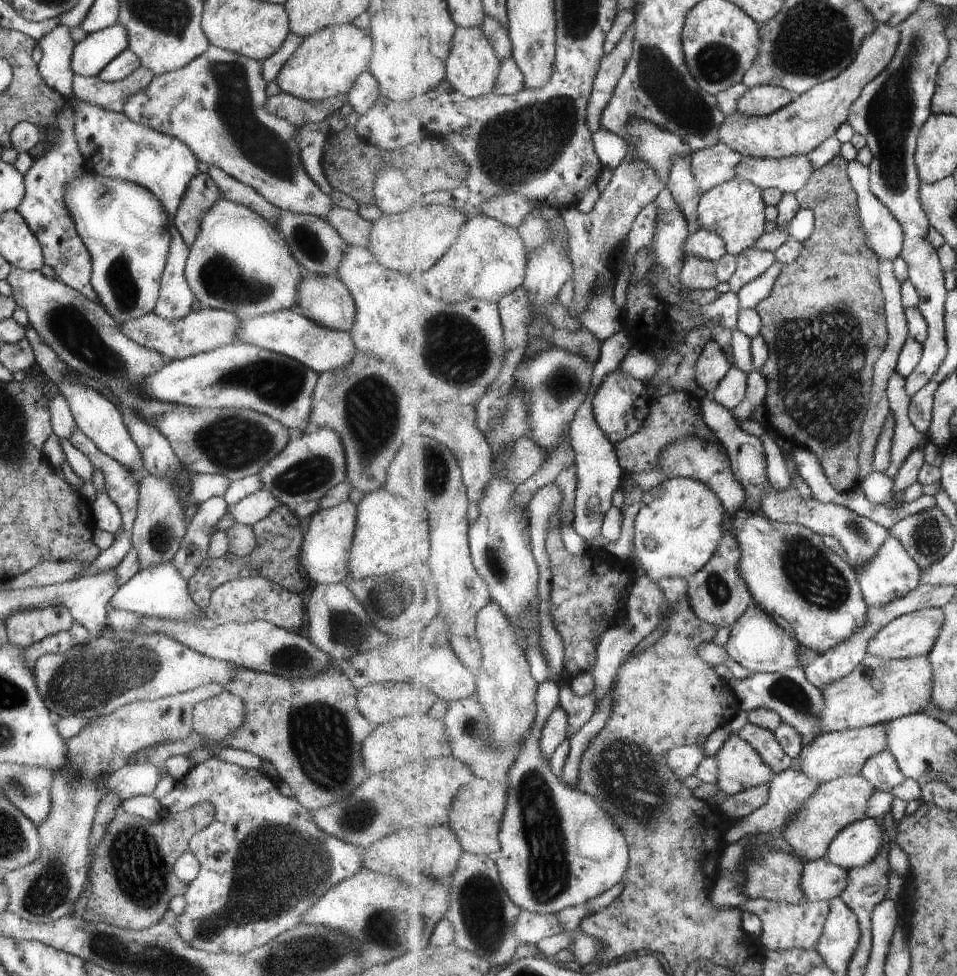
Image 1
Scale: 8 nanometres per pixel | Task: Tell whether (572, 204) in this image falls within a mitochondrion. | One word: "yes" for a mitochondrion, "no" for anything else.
no

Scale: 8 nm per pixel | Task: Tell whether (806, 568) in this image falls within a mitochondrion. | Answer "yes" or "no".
yes

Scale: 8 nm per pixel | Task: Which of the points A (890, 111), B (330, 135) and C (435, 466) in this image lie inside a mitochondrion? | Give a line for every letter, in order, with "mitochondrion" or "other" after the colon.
A: mitochondrion
B: other
C: mitochondrion

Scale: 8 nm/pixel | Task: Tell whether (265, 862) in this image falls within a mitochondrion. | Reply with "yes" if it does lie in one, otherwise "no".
yes

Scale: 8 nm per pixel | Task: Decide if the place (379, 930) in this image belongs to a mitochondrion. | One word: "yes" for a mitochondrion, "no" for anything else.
yes

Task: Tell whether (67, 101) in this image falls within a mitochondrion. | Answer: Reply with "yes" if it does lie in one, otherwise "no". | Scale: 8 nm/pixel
no

